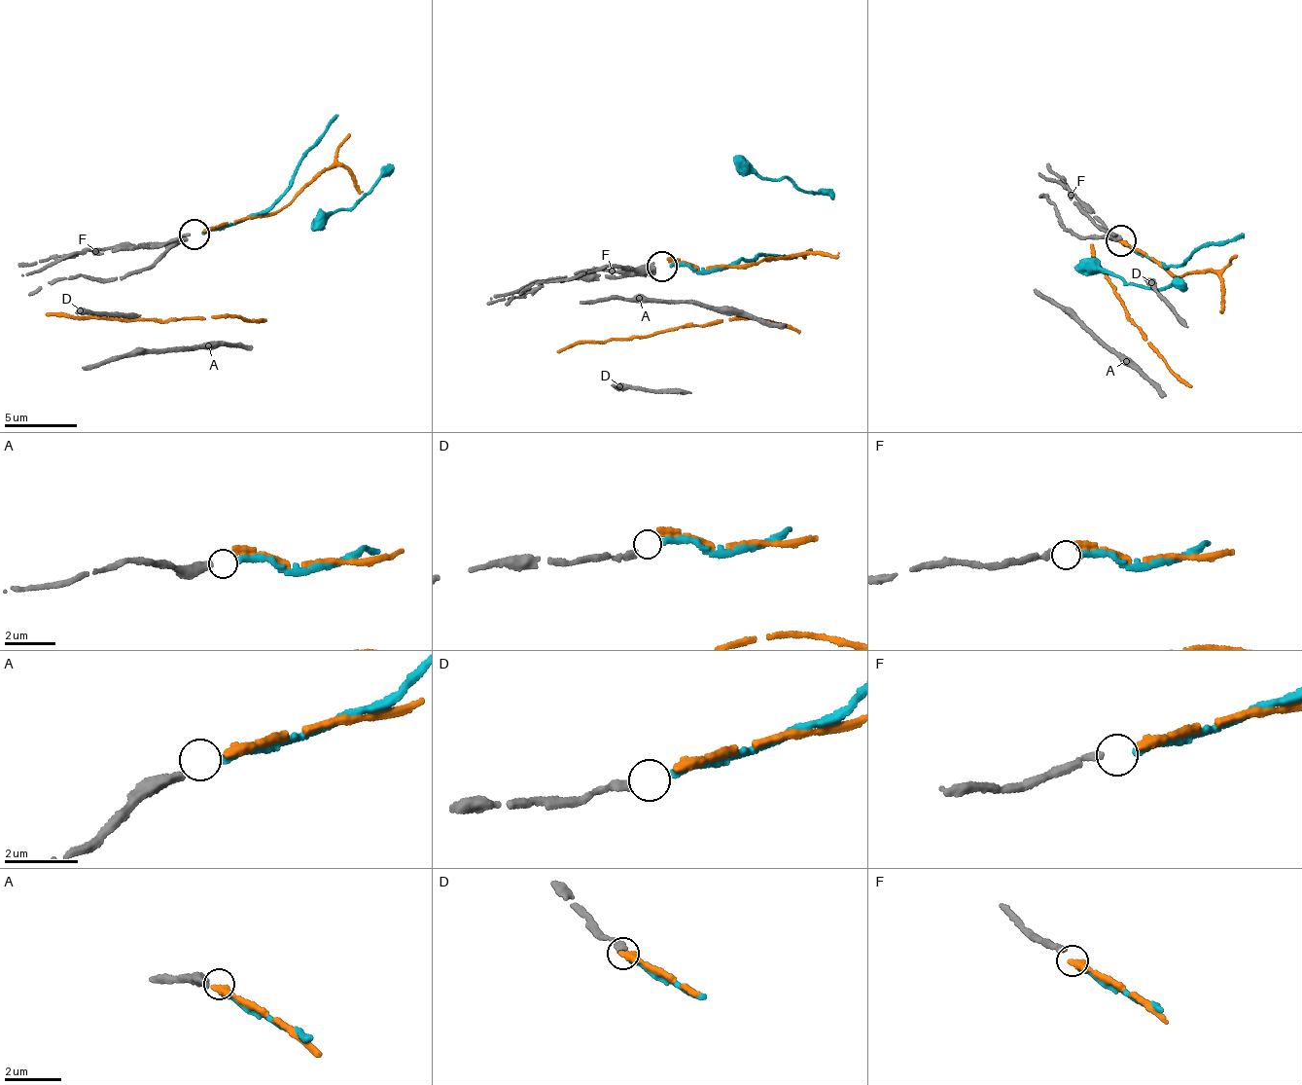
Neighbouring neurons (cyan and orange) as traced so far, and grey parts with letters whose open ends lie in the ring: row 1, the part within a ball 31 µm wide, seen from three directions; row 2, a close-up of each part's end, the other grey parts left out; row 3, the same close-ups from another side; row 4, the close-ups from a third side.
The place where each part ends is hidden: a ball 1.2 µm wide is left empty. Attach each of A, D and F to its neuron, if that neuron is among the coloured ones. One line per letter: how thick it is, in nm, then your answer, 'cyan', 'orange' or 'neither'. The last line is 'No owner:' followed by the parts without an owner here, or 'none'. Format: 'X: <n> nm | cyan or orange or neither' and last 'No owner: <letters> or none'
A: 340 nm | neither
D: 240 nm | cyan
F: 160 nm | orange
No owner: A

